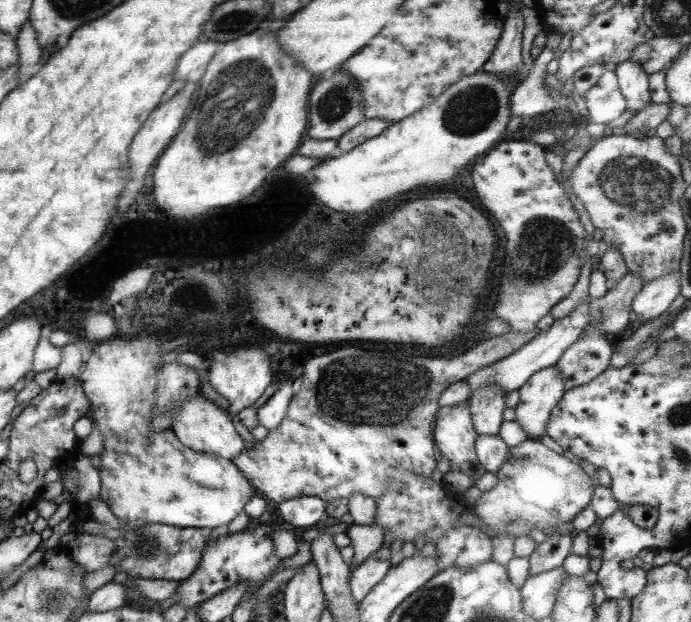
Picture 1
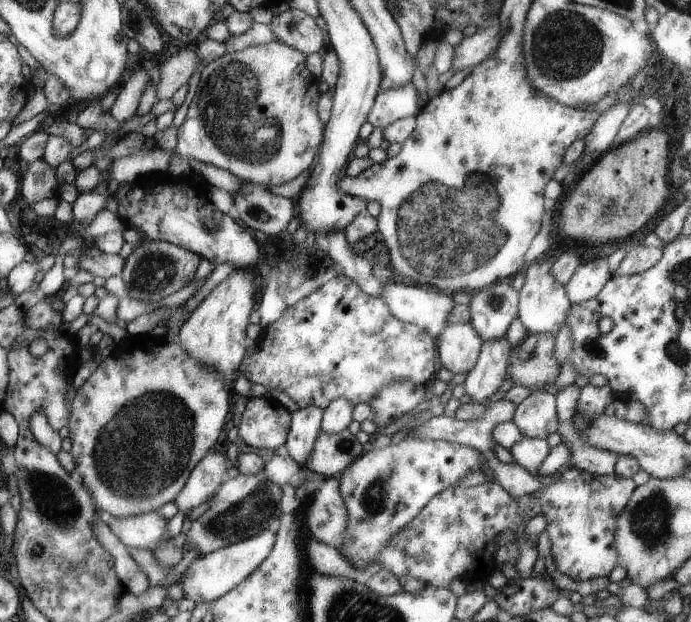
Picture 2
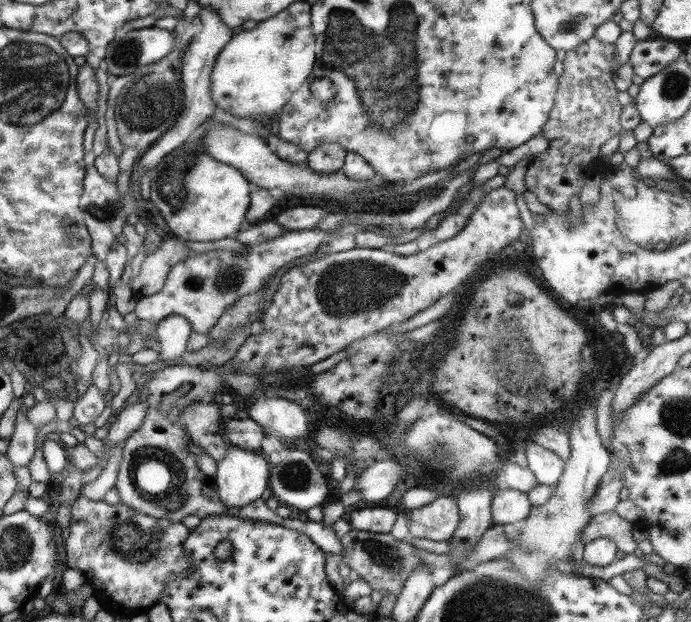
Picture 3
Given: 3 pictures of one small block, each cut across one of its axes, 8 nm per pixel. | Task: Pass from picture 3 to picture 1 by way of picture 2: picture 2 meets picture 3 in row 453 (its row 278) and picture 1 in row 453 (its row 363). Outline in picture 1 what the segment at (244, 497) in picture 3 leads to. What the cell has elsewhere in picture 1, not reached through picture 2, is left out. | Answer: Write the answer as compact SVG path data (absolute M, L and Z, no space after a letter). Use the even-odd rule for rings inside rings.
M201 395L188 399L176 415L176 420L171 423L170 428L179 442L195 452L207 454L211 457L234 459L244 449L243 440L235 431L231 420L227 417L227 411L220 409L211 401Z

